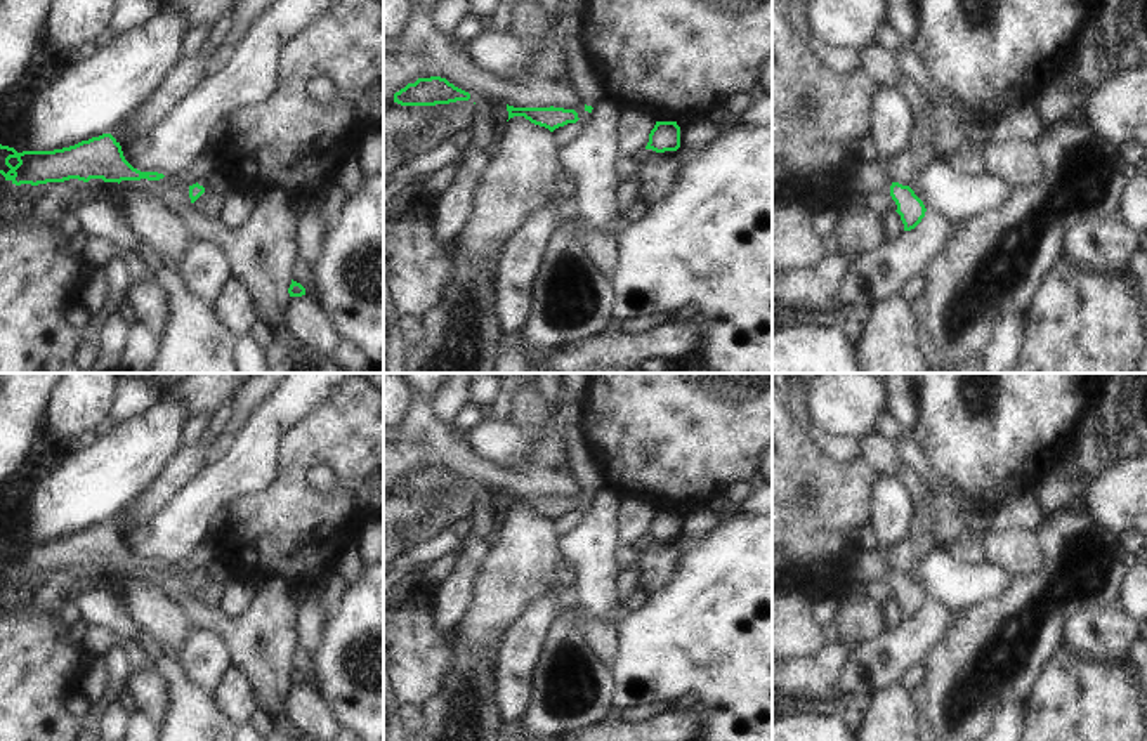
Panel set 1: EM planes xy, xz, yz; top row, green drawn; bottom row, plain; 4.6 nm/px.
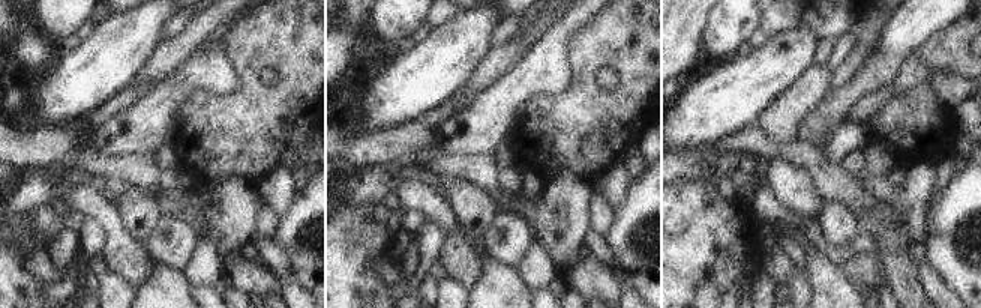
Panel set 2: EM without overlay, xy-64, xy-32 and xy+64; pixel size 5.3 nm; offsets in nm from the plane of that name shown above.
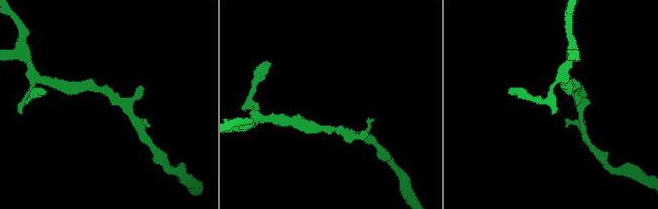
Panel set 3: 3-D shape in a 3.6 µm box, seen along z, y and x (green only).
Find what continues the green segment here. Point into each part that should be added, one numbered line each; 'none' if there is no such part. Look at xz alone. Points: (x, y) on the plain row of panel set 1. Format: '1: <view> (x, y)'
1: xz (582, 467).

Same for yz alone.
1: yz (856, 566).

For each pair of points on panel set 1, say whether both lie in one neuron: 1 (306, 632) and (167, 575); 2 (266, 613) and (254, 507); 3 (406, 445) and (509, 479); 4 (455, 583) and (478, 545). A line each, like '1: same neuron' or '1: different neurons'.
1: different neurons
2: different neurons
3: same neuron
4: same neuron

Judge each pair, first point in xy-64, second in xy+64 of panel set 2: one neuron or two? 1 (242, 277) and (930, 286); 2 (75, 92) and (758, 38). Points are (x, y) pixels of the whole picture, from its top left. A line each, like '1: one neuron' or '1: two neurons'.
1: one neuron
2: two neurons

